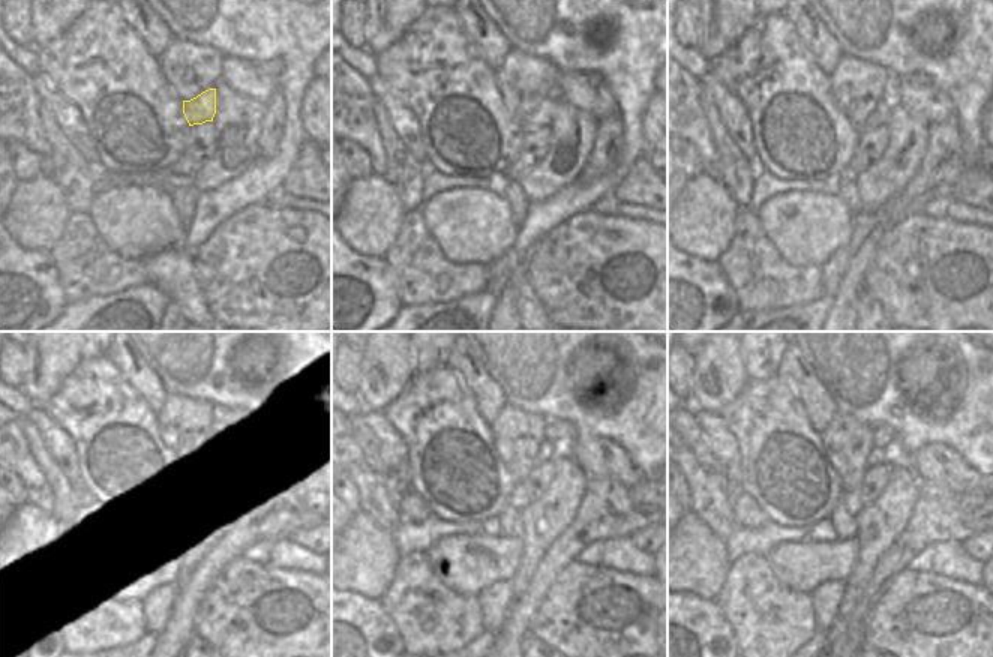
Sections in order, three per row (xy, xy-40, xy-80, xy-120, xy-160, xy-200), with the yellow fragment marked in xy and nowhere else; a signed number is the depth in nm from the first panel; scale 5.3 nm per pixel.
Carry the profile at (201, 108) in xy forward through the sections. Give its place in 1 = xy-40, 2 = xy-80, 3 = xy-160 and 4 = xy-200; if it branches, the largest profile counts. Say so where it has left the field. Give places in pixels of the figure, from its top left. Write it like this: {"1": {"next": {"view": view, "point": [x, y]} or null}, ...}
{"1": {"next": {"view": "xy-40", "point": [542, 114]}}, "2": {"next": {"view": "xy-80", "point": [879, 116]}}, "3": {"next": {"view": "xy-160", "point": [546, 452]}}, "4": {"next": {"view": "xy-200", "point": [876, 456]}}}

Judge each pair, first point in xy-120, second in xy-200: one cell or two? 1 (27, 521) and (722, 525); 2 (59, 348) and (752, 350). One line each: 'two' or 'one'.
1: two
2: two

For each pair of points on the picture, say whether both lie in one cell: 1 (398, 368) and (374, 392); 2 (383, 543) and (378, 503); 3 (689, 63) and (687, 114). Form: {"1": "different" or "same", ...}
{"1": "same", "2": "different", "3": "different"}

